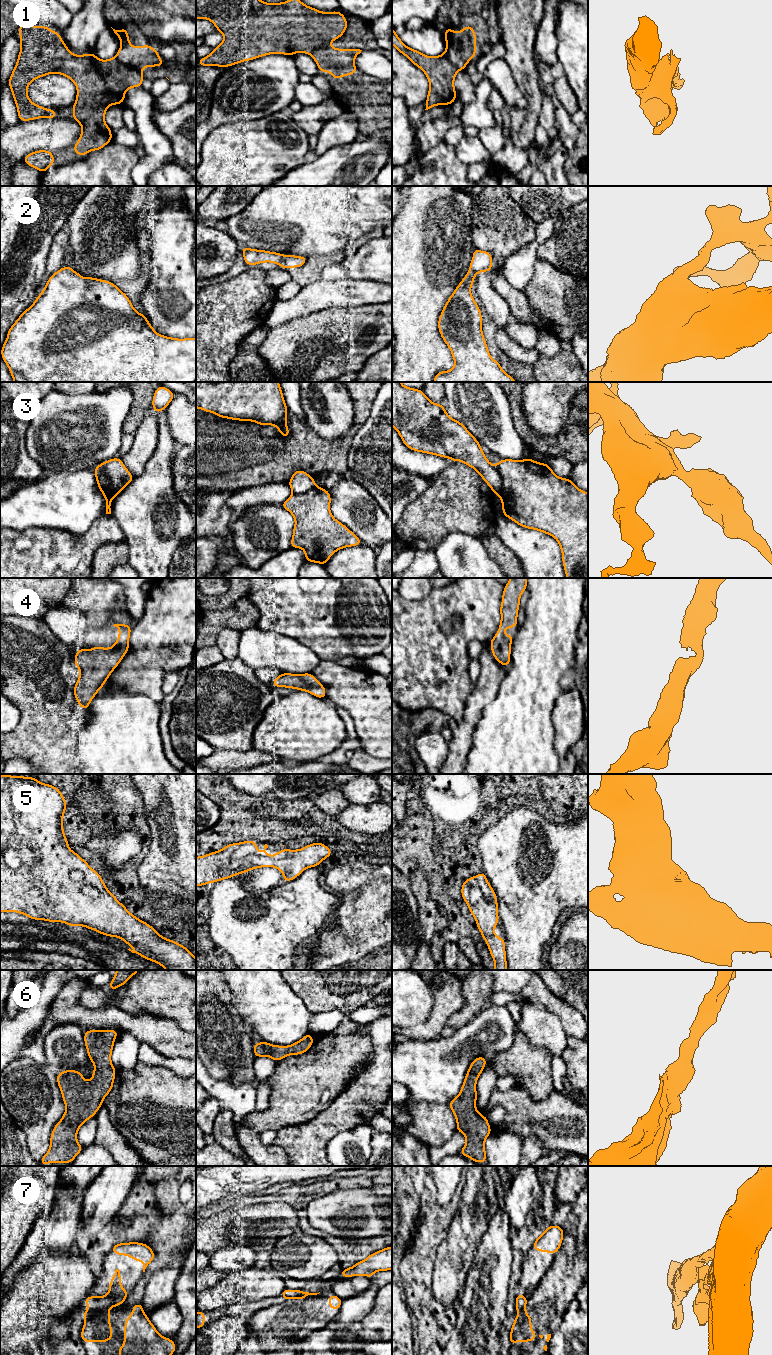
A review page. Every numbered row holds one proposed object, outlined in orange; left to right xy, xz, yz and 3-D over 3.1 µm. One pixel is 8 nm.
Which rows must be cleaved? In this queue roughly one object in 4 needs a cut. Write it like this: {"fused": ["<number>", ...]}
{"fused": ["1", "3", "7"]}

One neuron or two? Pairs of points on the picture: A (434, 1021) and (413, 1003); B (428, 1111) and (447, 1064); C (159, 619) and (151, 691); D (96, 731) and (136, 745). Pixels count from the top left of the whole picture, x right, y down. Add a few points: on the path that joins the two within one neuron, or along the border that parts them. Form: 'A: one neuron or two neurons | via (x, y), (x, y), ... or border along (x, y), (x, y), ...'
A: one neuron | via (426, 1024), (423, 1025), (421, 1023), (419, 1011)
B: two neurons | border along (447, 1103), (414, 1102), (408, 1106), (408, 1110)
C: one neuron | via (159, 637), (159, 643), (151, 655), (151, 673)
D: one neuron | via (106, 741), (110, 745), (126, 745)

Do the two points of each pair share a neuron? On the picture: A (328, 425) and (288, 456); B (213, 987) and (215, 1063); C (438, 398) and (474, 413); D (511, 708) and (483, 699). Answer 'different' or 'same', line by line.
A: different
B: same
C: different
D: different

